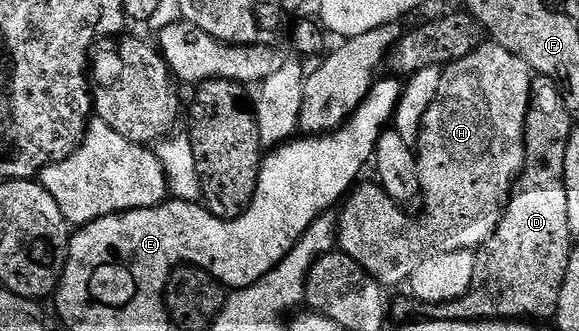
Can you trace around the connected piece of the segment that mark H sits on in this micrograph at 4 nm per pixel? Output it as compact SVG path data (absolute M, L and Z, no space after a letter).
M484 43L464 58L447 65L441 75L437 99L433 99L425 111L417 146L421 205L427 208L427 214L420 221L414 221L403 214L406 212L382 185L360 184L342 202L343 214L340 212L337 217L338 248L352 257L367 272L368 277L384 287L390 287L402 281L403 284L410 282L415 264L429 253L462 249L474 251L483 245L503 218L503 206L511 197L511 190L515 188L519 173L523 170L523 132L527 108L531 106L532 80L531 70L520 57L494 43Z

